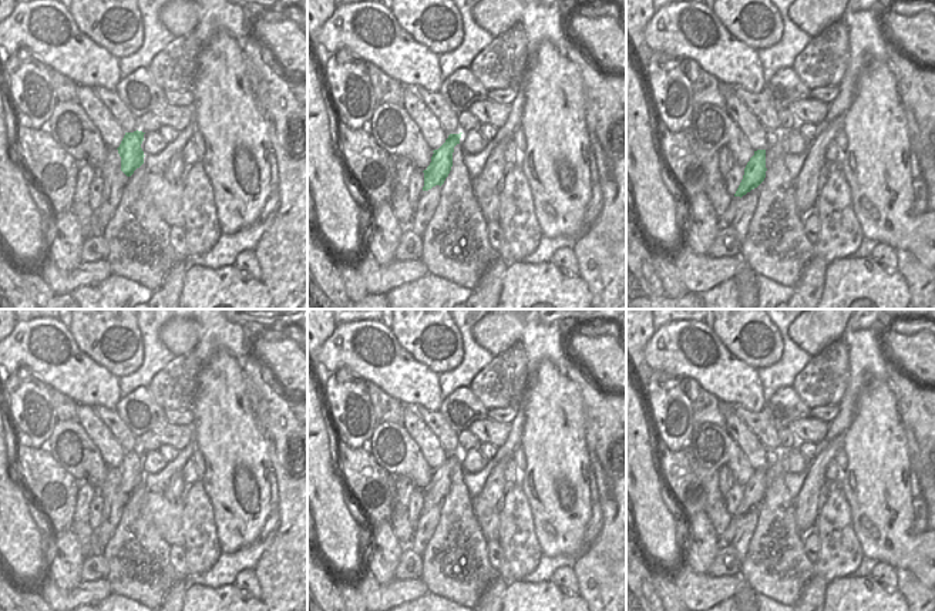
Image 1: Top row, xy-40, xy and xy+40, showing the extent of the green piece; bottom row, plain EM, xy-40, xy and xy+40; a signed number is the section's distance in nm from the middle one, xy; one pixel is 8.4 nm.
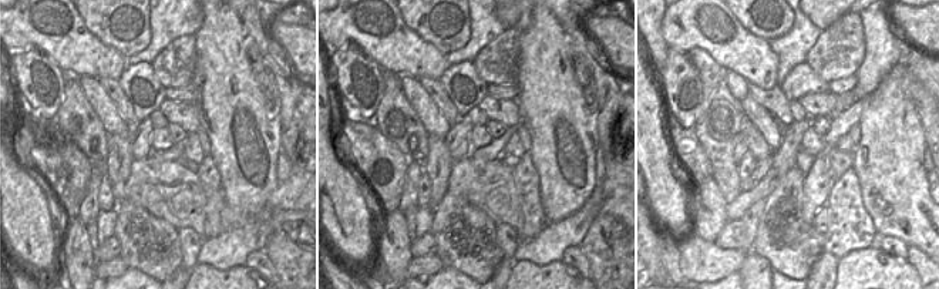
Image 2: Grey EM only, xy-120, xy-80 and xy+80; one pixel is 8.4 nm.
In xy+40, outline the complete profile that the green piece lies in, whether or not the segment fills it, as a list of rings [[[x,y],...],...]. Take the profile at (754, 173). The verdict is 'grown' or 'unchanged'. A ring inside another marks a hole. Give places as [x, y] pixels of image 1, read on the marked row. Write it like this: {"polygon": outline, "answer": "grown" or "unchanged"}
{"polygon": [[[766,150],[754,151],[744,168],[743,179],[734,194],[734,197],[743,197],[751,189],[757,188],[766,178]]], "answer": "unchanged"}

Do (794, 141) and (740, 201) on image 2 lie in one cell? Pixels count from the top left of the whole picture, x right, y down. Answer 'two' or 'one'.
one

